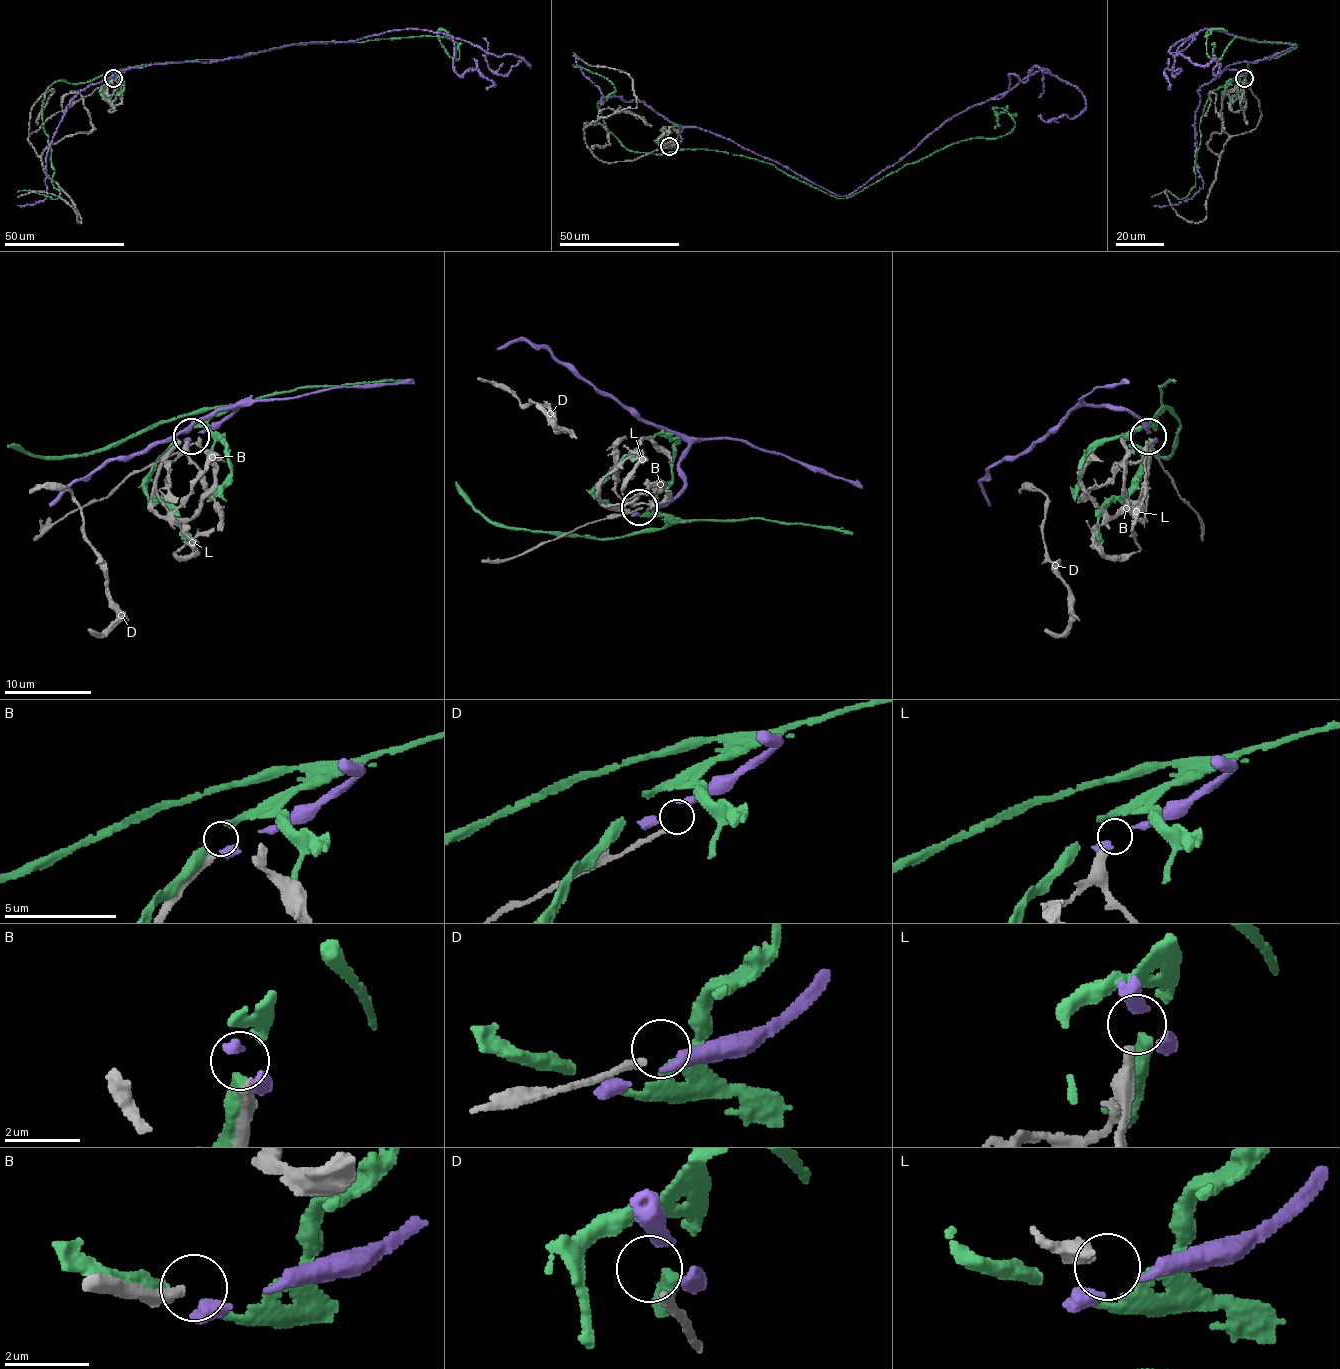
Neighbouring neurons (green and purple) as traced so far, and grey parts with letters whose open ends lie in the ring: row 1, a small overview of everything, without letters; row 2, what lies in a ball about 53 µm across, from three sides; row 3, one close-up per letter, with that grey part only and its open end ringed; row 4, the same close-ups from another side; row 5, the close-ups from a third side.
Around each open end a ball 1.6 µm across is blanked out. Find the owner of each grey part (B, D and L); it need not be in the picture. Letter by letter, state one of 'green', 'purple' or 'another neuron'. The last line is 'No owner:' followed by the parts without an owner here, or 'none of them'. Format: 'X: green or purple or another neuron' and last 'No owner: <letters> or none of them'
B: another neuron
D: another neuron
L: another neuron
No owner: B, D, L

